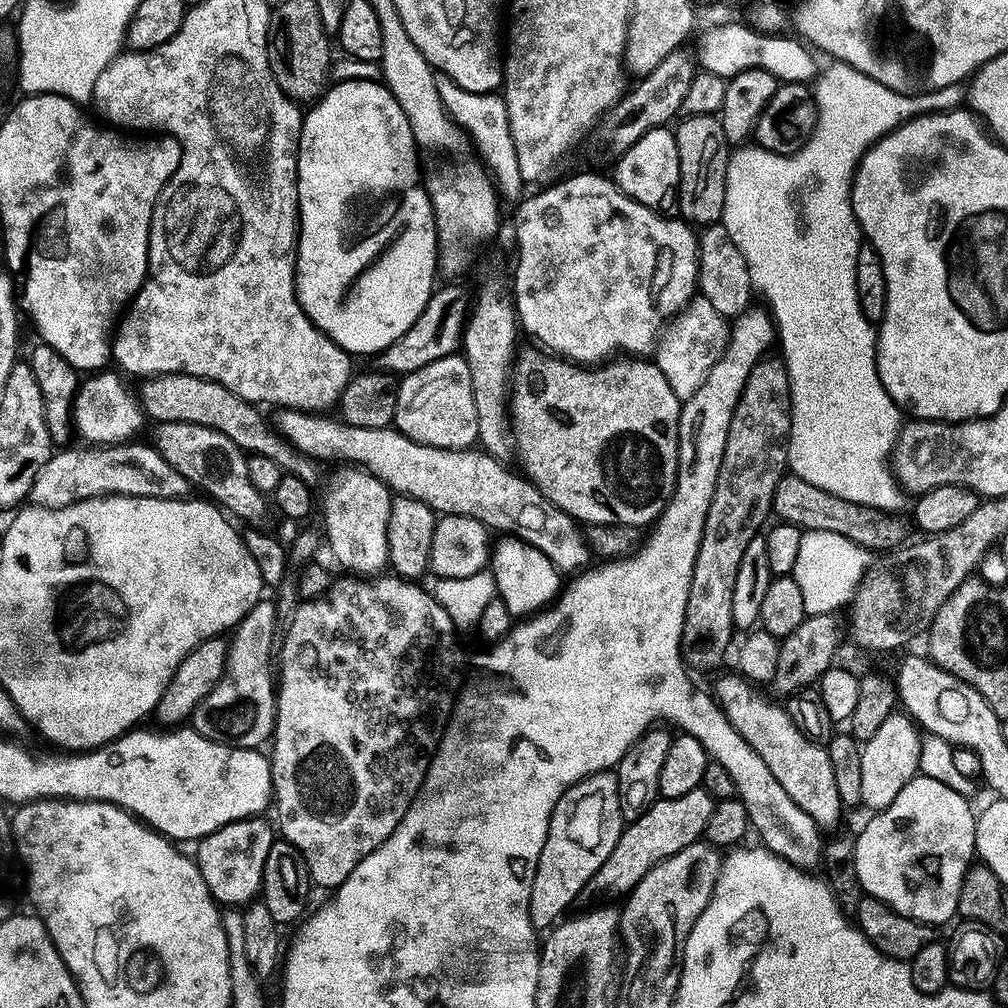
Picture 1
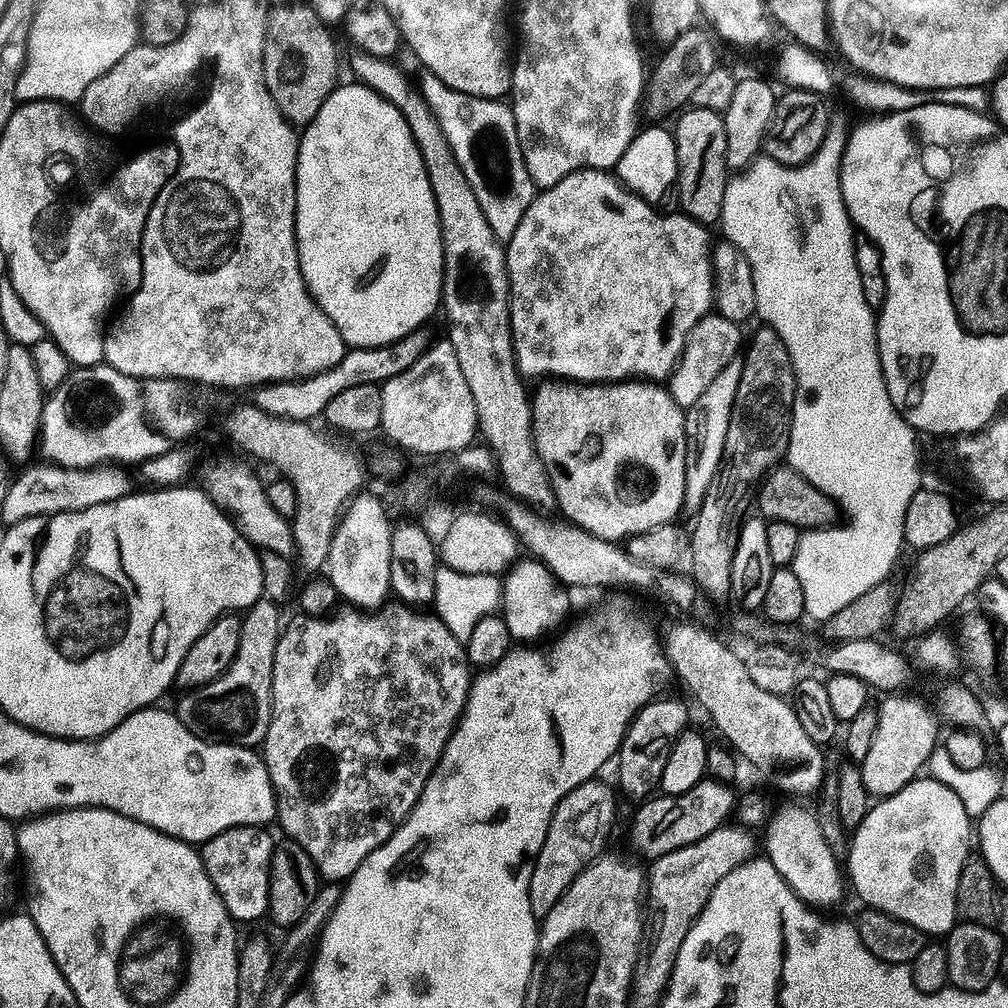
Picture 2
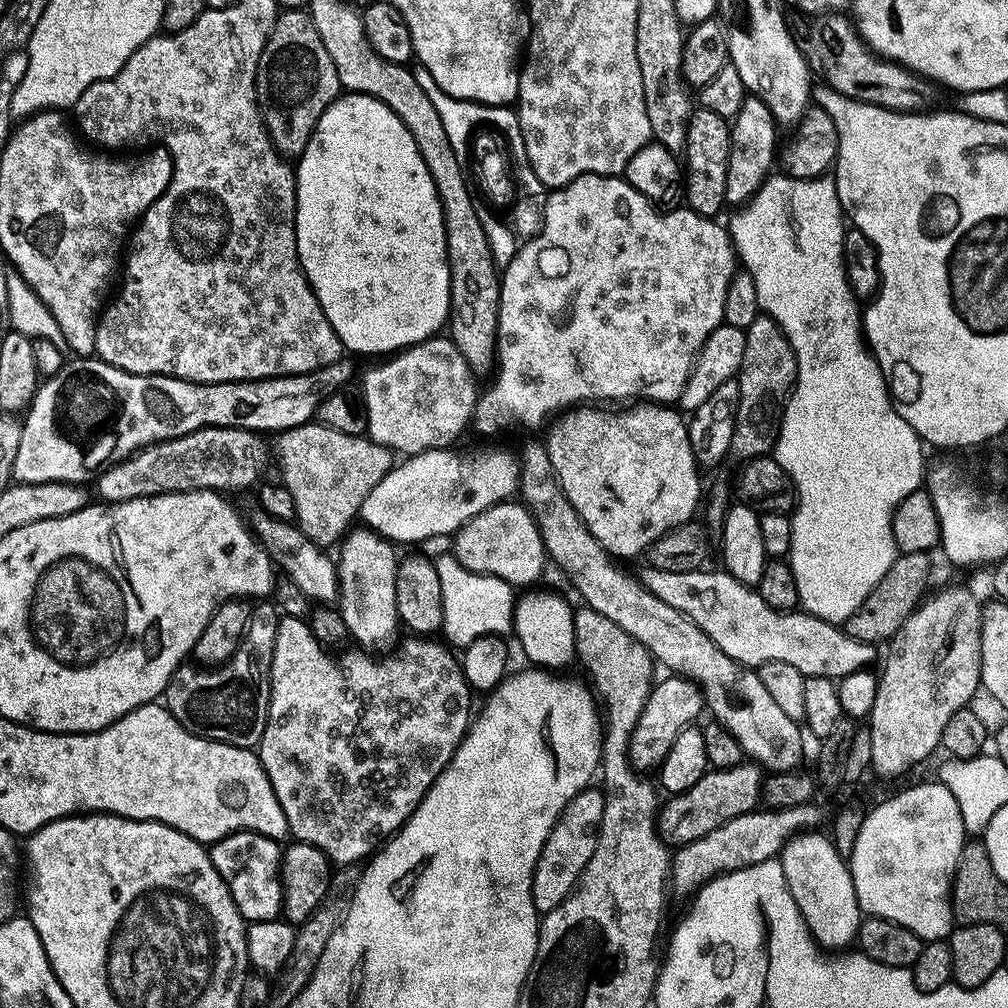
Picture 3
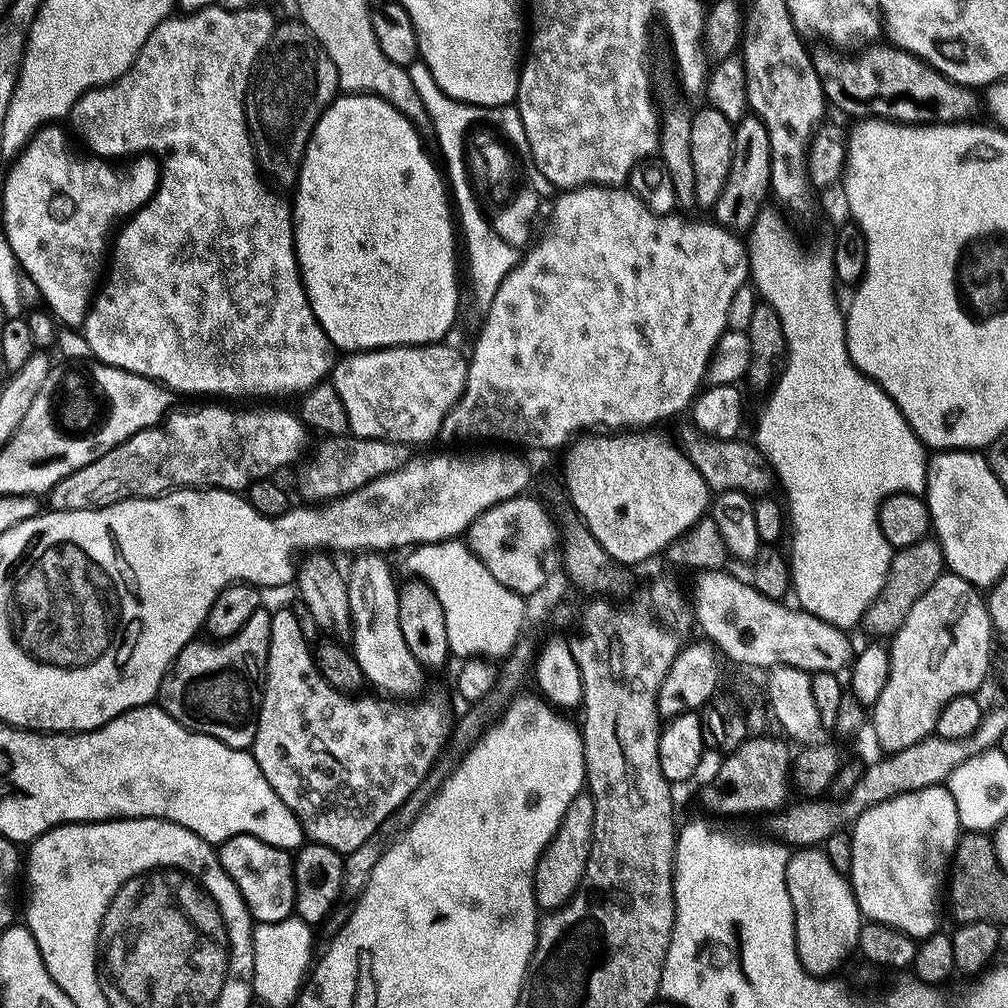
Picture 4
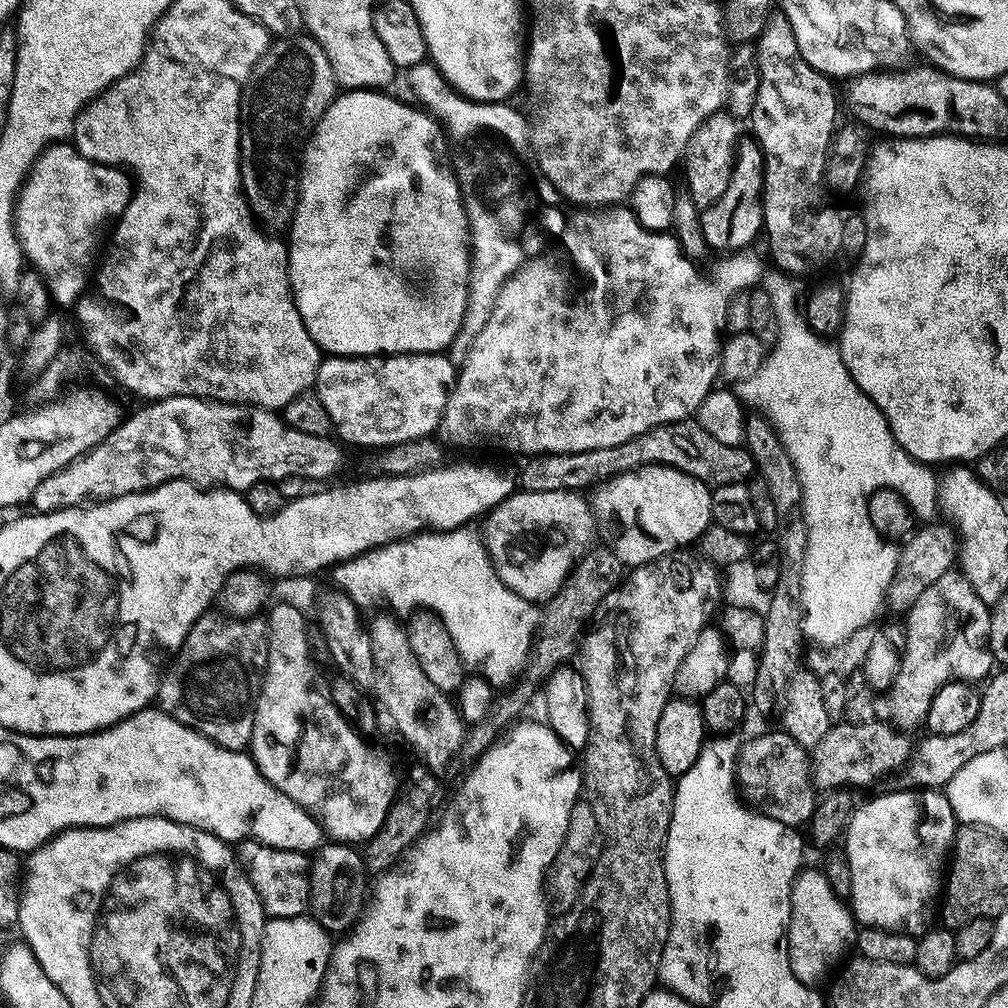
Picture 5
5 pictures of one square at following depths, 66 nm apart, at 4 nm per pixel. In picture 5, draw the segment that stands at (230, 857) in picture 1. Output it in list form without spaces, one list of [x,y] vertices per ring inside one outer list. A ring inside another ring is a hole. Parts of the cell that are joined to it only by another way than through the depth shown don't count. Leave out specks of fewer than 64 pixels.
[[[247,839],[239,845],[238,859],[249,882],[254,886],[265,913],[274,920],[298,920],[309,911],[311,903],[310,860],[305,853],[287,852]]]

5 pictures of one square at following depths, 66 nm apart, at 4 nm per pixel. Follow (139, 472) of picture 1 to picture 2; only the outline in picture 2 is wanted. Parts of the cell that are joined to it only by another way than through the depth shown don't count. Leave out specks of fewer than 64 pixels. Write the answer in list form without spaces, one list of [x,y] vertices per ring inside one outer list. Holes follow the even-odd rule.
[[[101,466],[98,468],[44,468],[29,467],[20,477],[11,481],[6,494],[6,506],[2,510],[5,525],[21,524],[39,516],[61,516],[90,510],[94,506],[121,500],[133,491],[132,480],[120,466]]]

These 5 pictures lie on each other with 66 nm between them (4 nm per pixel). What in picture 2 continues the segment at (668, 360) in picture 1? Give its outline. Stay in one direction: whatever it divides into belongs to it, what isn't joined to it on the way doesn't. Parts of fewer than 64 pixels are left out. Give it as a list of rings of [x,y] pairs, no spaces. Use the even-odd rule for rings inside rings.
[[[709,314],[691,332],[680,365],[668,382],[669,392],[680,408],[687,410],[695,406],[702,395],[710,390],[722,370],[739,359],[744,348],[742,331],[741,325],[730,322],[719,314]]]

